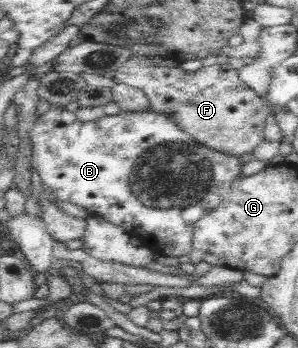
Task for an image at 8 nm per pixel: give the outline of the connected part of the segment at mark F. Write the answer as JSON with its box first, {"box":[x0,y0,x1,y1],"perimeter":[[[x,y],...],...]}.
{"box":[113,55,270,156],"perimeter":[[[140,55],[125,63],[119,72],[113,76],[116,82],[124,83],[129,87],[139,89],[150,103],[150,110],[165,113],[191,134],[197,142],[223,153],[243,156],[254,151],[255,147],[265,140],[264,131],[267,128],[267,119],[270,118],[269,106],[255,89],[240,79],[238,71],[227,63],[216,64],[212,67],[201,67],[197,72],[184,71],[180,66],[164,67],[155,65],[151,56]]]}

